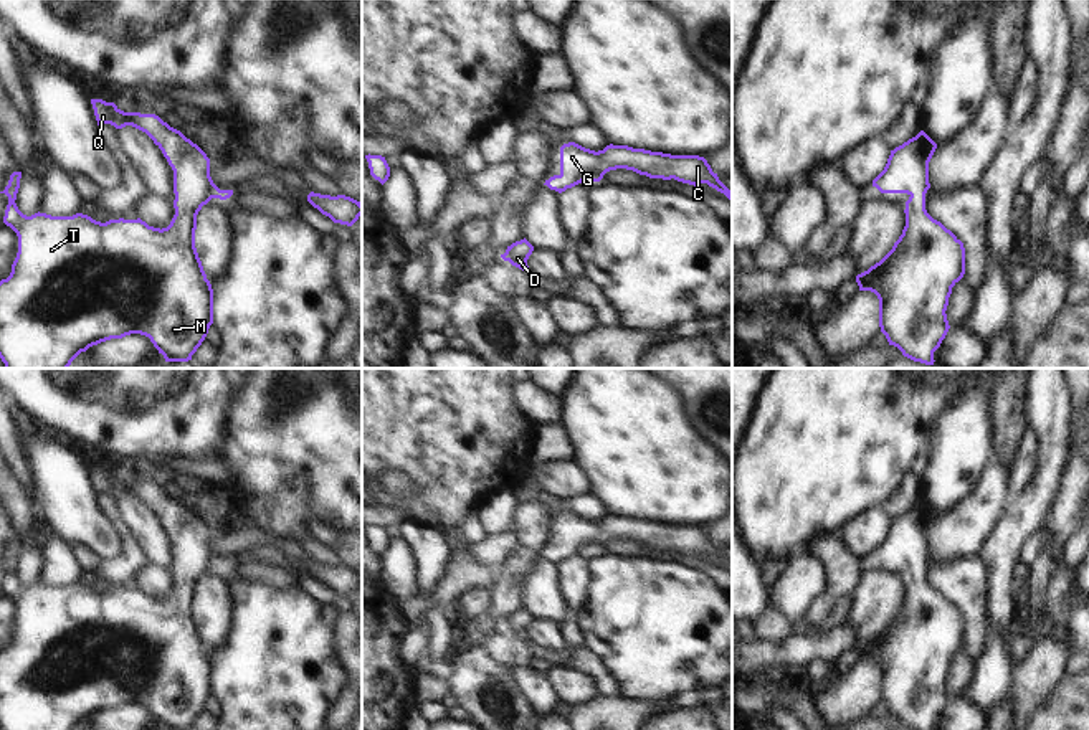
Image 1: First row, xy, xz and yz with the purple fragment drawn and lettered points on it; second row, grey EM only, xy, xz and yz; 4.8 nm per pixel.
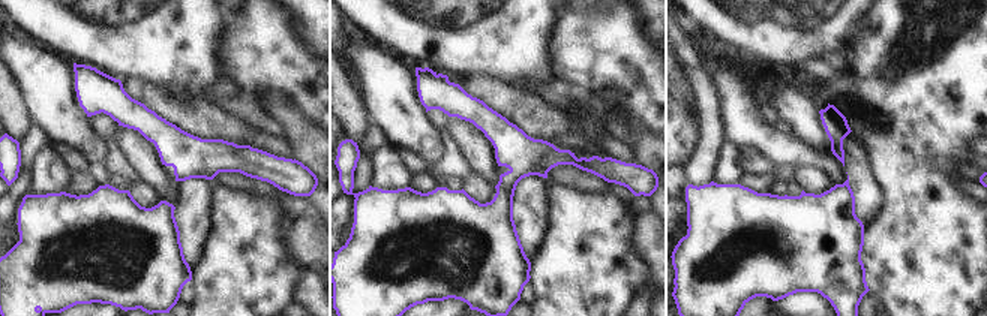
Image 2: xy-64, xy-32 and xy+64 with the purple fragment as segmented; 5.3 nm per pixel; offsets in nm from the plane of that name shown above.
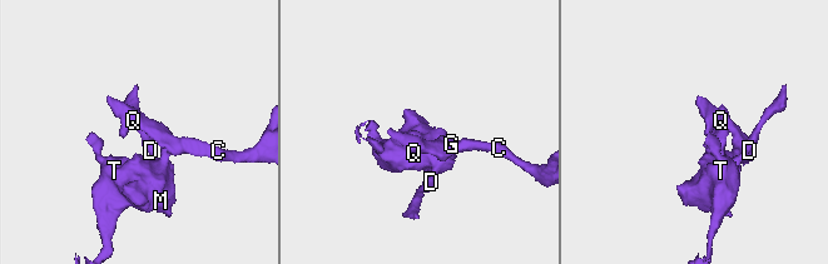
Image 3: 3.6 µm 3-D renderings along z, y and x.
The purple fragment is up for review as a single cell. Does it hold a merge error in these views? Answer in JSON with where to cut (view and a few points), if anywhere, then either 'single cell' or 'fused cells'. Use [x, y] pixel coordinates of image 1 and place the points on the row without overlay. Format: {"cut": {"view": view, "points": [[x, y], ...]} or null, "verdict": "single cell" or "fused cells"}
{"cut": null, "verdict": "single cell"}

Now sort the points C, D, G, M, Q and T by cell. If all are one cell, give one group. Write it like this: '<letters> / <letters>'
C D G M Q T

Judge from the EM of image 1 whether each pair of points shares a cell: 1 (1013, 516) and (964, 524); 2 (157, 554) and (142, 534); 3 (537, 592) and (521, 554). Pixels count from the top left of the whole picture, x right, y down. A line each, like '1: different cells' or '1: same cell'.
1: different cells
2: same cell
3: different cells

